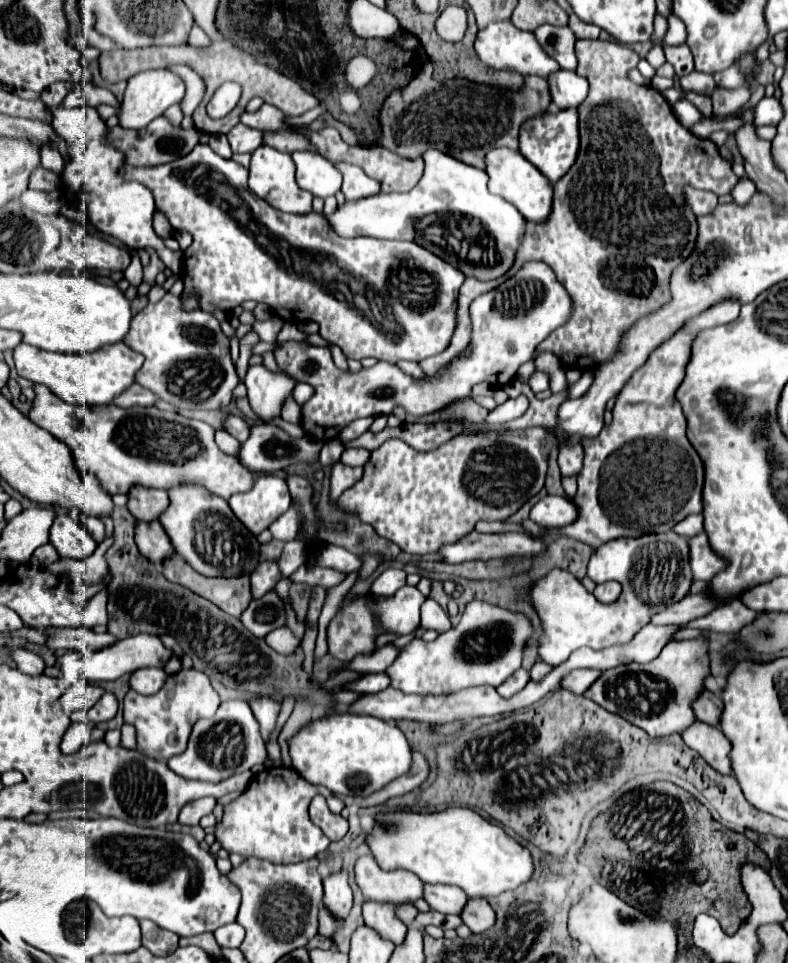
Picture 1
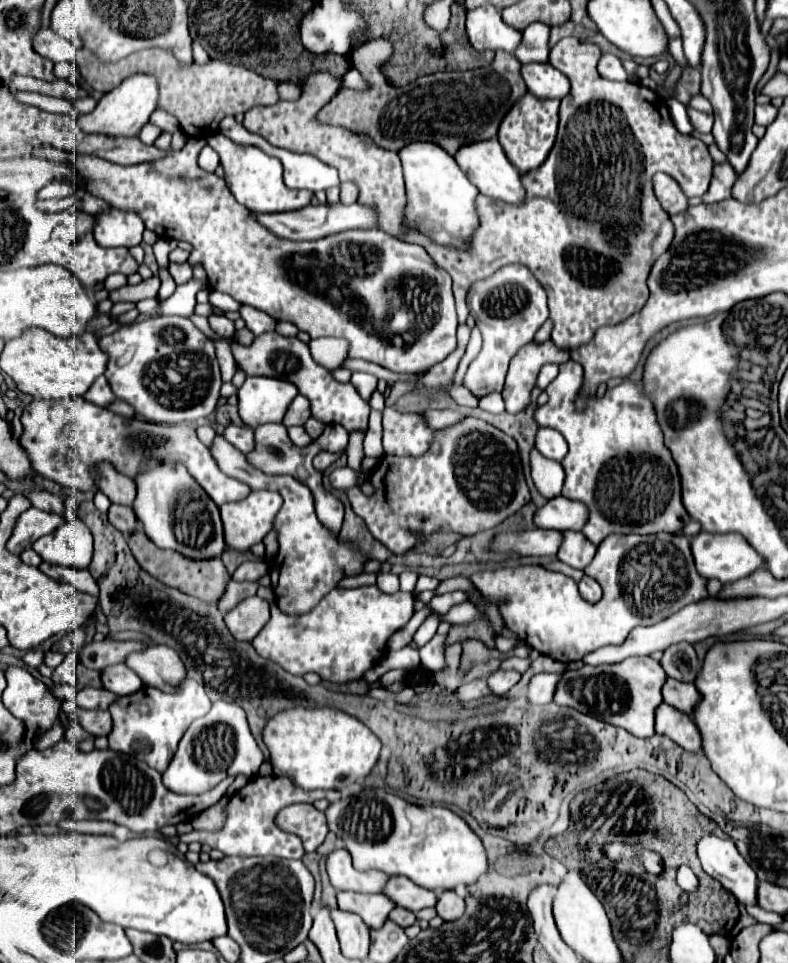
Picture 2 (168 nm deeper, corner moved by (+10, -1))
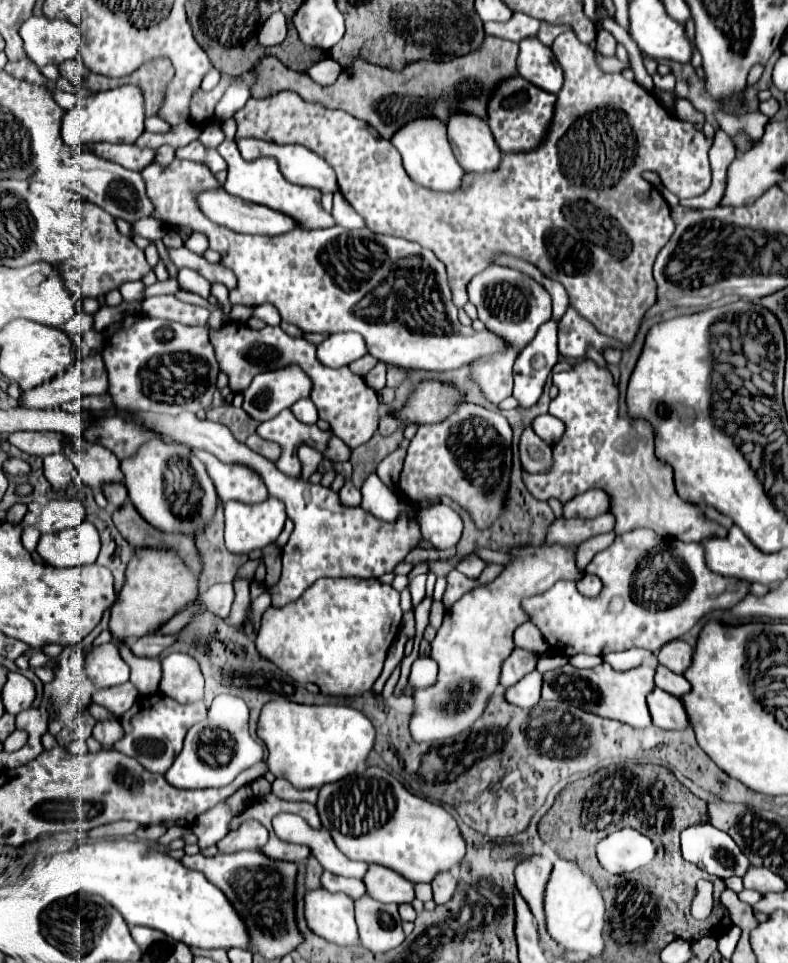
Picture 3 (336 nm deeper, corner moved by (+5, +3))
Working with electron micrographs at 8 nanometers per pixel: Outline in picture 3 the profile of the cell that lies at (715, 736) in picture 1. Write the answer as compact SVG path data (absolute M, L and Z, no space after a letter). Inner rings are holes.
M655 689L651 697L647 697L647 705L653 717L653 725L657 727L671 729L671 731L681 731L691 727L683 701L675 699L669 693L663 693L663 689Z

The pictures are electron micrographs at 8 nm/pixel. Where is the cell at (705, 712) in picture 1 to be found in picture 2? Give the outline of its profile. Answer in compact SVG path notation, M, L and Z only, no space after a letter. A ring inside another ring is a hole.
M668 679L666 685L662 687L662 697L664 697L664 703L674 705L678 711L692 717L694 705L698 703L700 695L698 695L694 683L682 683L676 679Z

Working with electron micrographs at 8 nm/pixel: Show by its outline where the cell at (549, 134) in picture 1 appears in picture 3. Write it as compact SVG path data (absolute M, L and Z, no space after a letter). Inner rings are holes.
M515 77L515 81L503 81L503 85L499 85L499 93L491 97L491 113L487 121L501 151L527 153L541 147L553 123L555 103L557 103L557 95L531 85L523 77Z

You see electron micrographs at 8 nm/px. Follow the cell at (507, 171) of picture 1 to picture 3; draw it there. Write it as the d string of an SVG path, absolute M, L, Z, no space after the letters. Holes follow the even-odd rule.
M451 117L451 125L447 125L447 133L457 161L467 173L491 173L499 169L501 149L485 121L479 121L479 117Z

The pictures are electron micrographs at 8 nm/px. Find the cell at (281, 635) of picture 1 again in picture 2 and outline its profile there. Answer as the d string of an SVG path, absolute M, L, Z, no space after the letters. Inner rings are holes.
M376 585L358 589L332 589L322 601L300 617L282 613L276 605L270 607L270 621L254 637L256 653L270 659L288 673L306 675L318 673L324 681L346 683L362 679L362 675L382 659L392 633L402 629L414 615L414 599L410 593L382 593Z

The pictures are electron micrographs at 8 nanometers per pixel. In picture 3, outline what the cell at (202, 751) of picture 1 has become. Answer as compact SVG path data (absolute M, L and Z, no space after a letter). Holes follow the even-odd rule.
M217 695L209 707L209 717L189 729L185 747L165 773L167 783L181 789L207 789L229 785L243 769L263 761L263 745L249 735L249 709L235 695Z

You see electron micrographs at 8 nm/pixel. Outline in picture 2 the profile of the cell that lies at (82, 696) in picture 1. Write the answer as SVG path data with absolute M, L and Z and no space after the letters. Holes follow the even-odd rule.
M86 687L82 691L78 691L78 705L84 709L102 709L108 711L108 707L118 701L118 695L106 691L106 689L94 689L94 687Z

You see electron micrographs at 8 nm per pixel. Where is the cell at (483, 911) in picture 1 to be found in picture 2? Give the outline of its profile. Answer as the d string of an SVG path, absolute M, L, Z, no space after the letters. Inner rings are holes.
M440 891L436 911L444 921L454 921L454 919L462 917L464 909L466 909L466 903L456 891Z

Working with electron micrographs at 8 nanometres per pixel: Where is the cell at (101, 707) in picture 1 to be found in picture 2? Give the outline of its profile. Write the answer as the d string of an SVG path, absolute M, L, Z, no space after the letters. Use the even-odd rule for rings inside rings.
M76 707L76 715L82 723L82 727L92 735L92 737L100 737L100 735L108 735L112 729L112 719L108 711L88 711L82 707Z

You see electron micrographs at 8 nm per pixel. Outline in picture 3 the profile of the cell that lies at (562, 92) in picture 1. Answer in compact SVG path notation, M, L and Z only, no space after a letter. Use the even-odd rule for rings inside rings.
M537 37L519 43L517 71L523 79L537 85L547 93L559 93L563 87L563 69L555 61L555 55Z

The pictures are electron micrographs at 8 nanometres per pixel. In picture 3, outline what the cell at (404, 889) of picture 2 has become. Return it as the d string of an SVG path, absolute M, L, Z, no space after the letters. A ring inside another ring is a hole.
M369 865L367 877L363 879L367 885L369 897L381 903L411 903L415 899L415 885L407 881L403 875L383 867L383 865Z

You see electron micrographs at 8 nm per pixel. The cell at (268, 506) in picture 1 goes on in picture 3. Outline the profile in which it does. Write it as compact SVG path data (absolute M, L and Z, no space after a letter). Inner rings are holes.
M267 497L265 501L253 505L227 501L223 509L225 509L225 543L231 553L251 553L253 549L263 549L271 545L279 537L287 519L285 505L275 497Z

